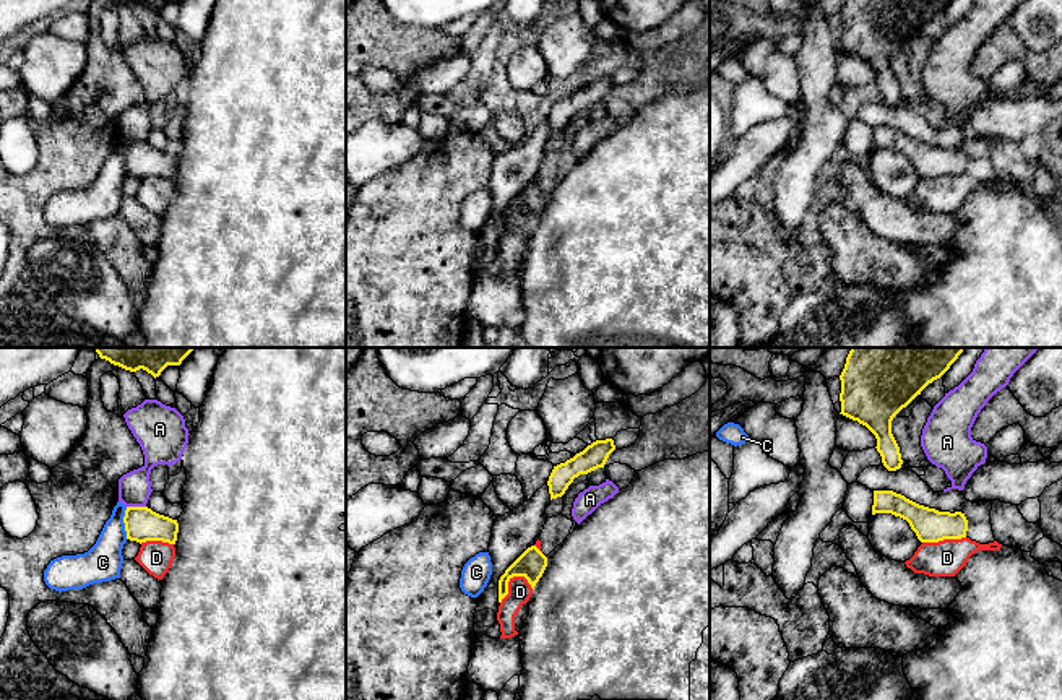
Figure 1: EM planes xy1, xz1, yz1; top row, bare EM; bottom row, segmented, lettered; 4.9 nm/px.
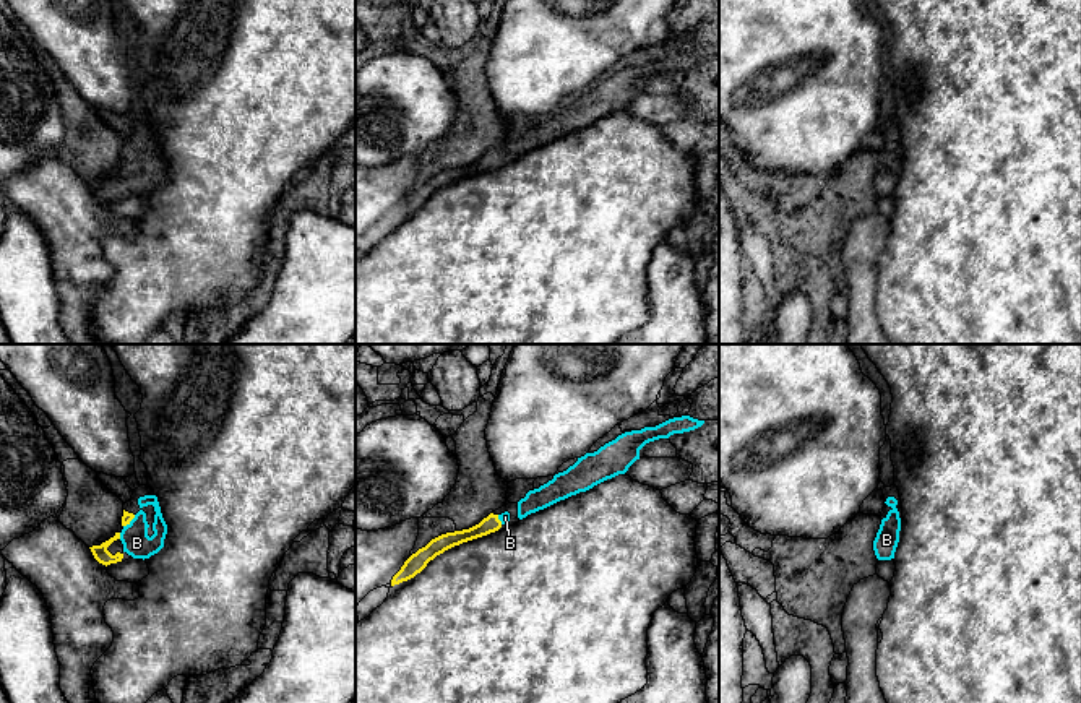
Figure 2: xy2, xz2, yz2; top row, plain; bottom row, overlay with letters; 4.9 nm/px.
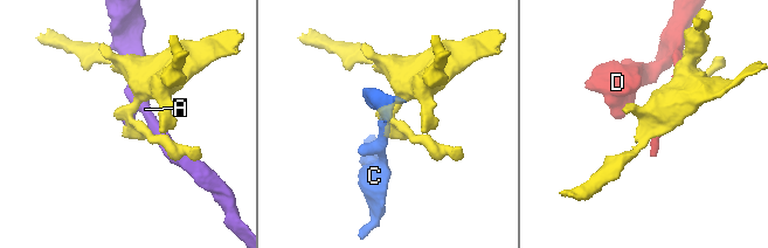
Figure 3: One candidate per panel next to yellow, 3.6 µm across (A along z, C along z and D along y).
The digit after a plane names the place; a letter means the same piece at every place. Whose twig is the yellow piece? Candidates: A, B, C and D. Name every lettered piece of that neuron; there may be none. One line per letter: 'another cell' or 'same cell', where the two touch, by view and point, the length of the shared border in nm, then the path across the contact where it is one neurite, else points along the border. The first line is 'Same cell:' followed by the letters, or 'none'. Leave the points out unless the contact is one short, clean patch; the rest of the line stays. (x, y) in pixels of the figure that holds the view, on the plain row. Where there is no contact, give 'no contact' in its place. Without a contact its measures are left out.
Same cell: B
A: another cell; contact xy1 (137, 143); length 100 nm
B: same cell; contact xy2 (119, 172); length 30 nm; way xy2 (101, 190), (101, 185), (119, 172), (130, 172), (137, 179)
C: another cell; contact xy1 (124, 158); length 160 nm
D: another cell; contact xz1 (507, 221); length 180 nm; border xz1 (523, 211), (515, 211), (509, 218), (507, 231), (500, 239)

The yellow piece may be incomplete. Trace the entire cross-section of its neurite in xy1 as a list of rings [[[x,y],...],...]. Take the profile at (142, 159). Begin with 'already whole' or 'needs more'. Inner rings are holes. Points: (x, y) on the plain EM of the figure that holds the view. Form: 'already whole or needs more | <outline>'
already whole | [[[127,143],[125,153],[127,175],[136,179],[162,177],[175,180],[179,159],[169,153],[159,151],[148,143]]]

